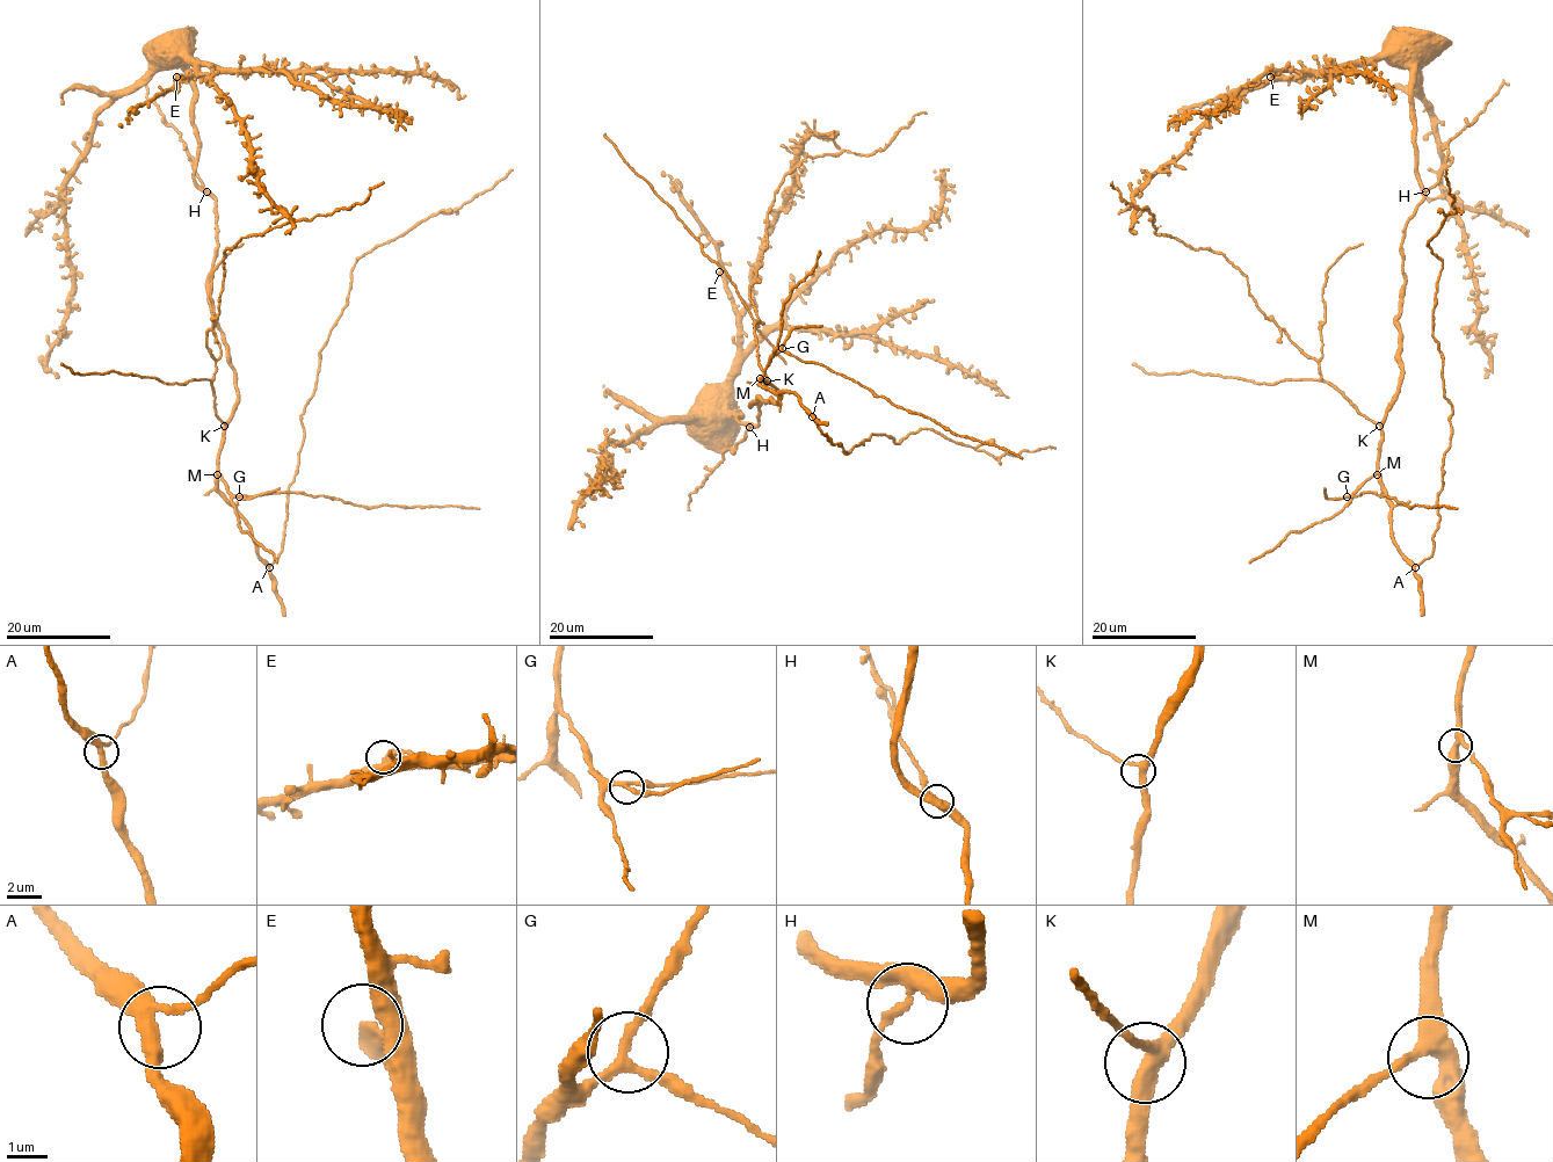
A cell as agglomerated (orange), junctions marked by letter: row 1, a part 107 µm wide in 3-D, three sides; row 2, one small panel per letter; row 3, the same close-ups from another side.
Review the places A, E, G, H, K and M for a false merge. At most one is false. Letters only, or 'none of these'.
H

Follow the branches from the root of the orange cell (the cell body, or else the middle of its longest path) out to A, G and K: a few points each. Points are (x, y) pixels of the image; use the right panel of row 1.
A: (1397, 45), (1419, 52), (1412, 123), (1422, 198), (1401, 242), (1401, 377), (1378, 474), (1393, 539), (1415, 567)
G: (1397, 45), (1419, 52), (1412, 123), (1422, 198), (1401, 242), (1399, 392), (1383, 423), (1377, 472), (1347, 496)
K: (1397, 45), (1419, 52), (1412, 123), (1422, 198), (1401, 242), (1405, 289), (1397, 320), (1400, 386), (1379, 426)

